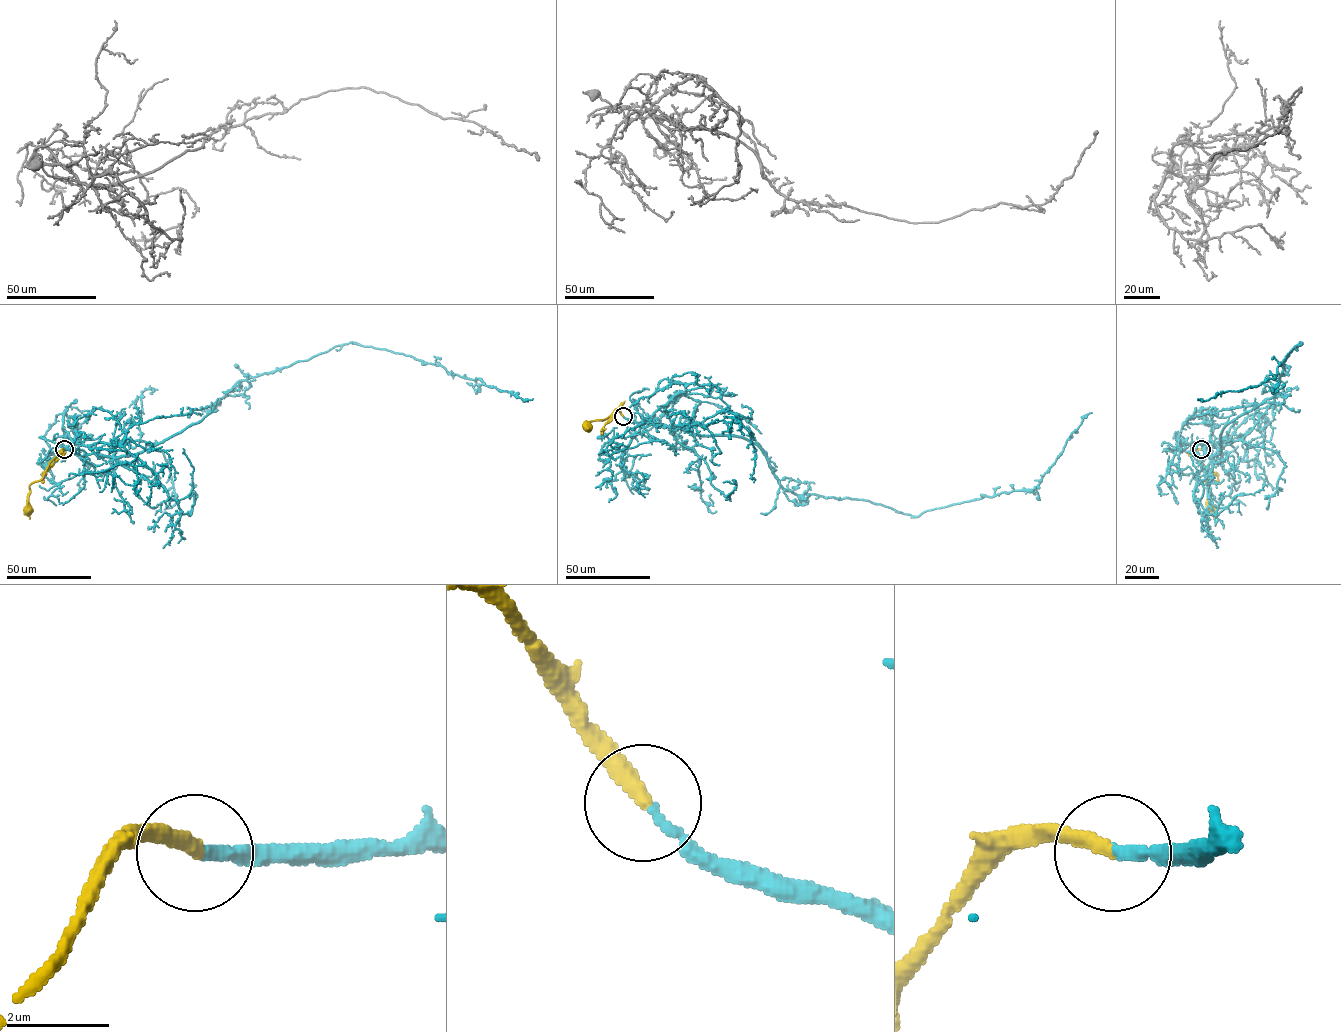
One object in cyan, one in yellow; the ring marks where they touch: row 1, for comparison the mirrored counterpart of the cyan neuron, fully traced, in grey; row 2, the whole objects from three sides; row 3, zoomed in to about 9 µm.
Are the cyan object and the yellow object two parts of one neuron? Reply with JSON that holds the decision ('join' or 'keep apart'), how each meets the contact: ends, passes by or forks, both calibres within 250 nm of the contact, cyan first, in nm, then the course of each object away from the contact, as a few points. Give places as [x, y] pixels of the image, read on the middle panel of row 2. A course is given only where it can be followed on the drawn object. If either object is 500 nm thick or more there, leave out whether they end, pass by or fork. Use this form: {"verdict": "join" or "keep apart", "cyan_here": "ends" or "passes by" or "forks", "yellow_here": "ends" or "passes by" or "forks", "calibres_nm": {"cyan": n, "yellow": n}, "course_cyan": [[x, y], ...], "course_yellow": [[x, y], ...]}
{"verdict": "join", "cyan_here": "ends", "yellow_here": "ends", "calibres_nm": {"cyan": 180, "yellow": 320}, "course_cyan": [[623, 416], [639, 426], [652, 420], [740, 436], [759, 447], [785, 490], [917, 516], [1034, 489], [1092, 412]], "course_yellow": [[623, 416], [616, 409], [605, 419], [585, 424]]}

